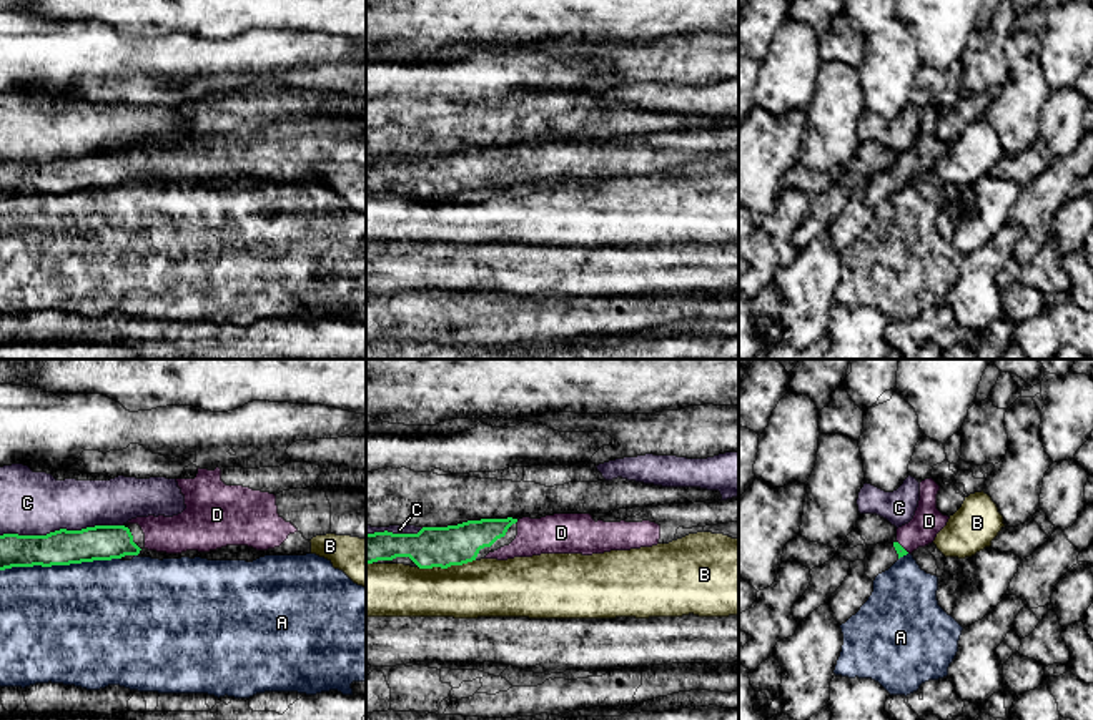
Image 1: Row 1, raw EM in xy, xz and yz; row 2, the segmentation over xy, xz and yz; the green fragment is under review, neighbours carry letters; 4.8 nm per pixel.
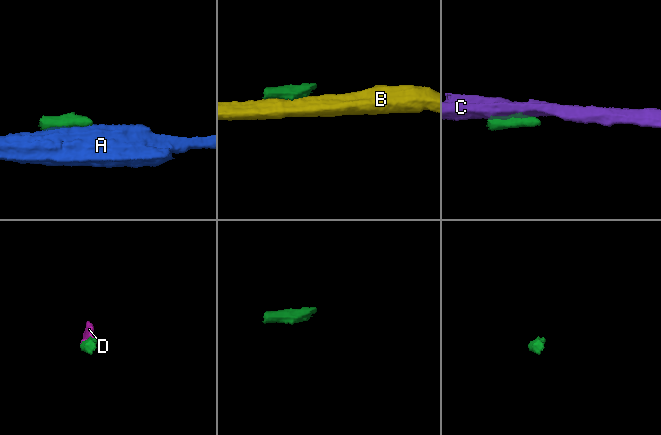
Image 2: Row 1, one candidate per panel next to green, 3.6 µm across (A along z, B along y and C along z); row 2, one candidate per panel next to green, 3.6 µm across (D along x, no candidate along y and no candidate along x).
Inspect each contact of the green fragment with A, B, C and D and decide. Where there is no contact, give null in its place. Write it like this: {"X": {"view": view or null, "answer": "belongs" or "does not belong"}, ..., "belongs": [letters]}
{"A": {"view": "xy", "answer": "does not belong"}, "B": {"view": "xz", "answer": "does not belong"}, "C": {"view": "xy", "answer": "does not belong"}, "D": {"view": "yz", "answer": "belongs"}, "belongs": ["D"]}

